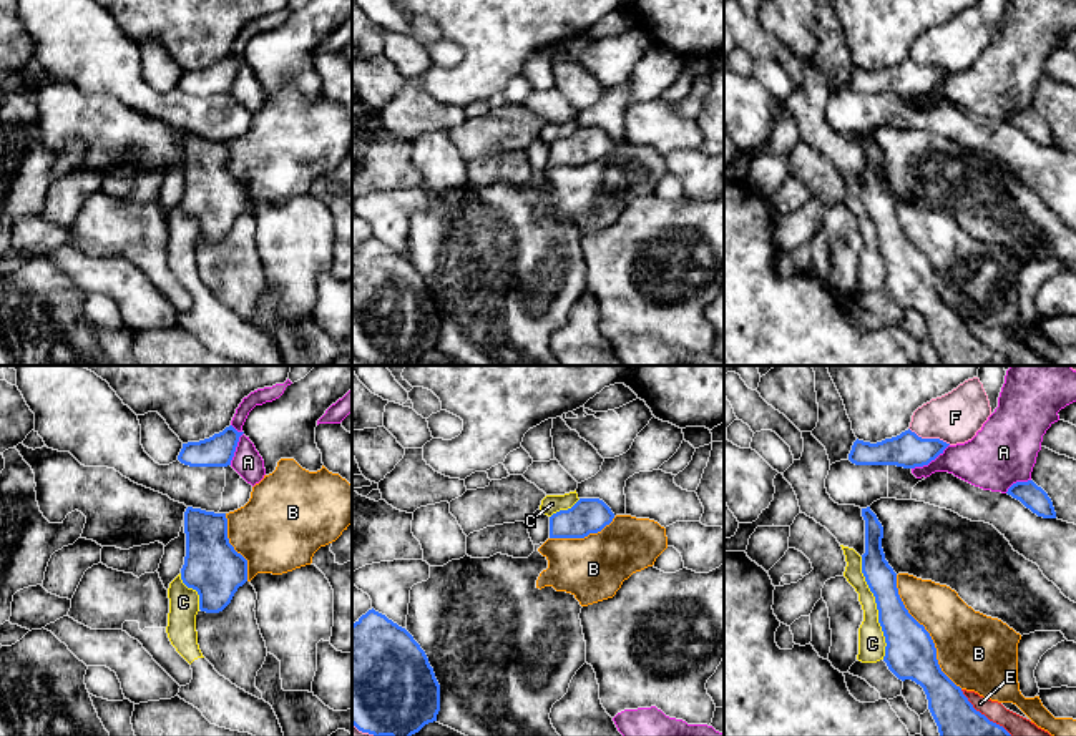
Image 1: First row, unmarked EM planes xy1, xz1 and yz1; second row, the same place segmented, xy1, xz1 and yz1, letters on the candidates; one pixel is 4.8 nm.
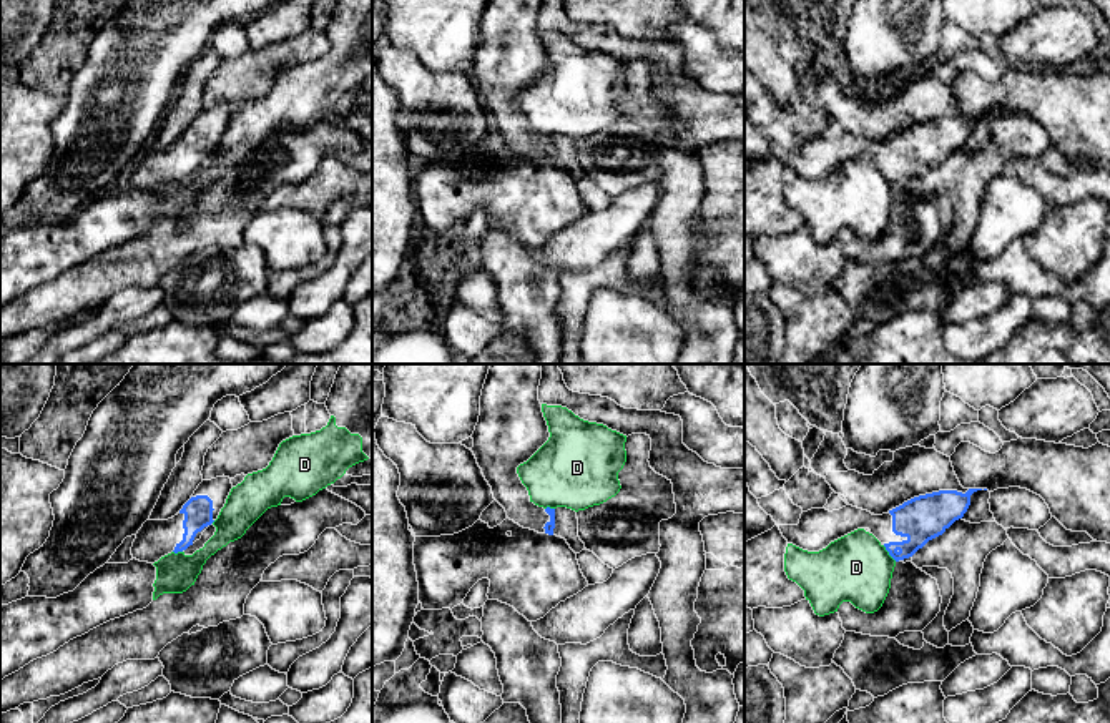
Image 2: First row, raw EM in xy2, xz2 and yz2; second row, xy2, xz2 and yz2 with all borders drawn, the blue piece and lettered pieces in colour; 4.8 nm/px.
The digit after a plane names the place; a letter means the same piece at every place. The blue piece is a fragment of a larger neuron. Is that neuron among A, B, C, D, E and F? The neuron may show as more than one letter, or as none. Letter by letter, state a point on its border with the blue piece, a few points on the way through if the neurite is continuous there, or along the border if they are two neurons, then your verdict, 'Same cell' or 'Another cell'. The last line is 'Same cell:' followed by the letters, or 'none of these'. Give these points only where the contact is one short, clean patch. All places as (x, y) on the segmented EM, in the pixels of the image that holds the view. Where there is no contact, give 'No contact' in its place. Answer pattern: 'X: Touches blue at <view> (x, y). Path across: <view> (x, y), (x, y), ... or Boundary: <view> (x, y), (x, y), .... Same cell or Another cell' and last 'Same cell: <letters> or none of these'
A: Touches blue at xy1 (236, 444). Another cell
B: Touches blue at yz1 (929, 633). Another cell
C: Touches blue at yz1 (877, 608). Another cell
D: Touches blue at yz2 (889, 554). Boundary: yz2 (883, 545), (896, 560). Another cell
E: Touches blue at yz1 (983, 715). Another cell
F: Touches blue at yz1 (930, 439). Another cell
Same cell: none of these

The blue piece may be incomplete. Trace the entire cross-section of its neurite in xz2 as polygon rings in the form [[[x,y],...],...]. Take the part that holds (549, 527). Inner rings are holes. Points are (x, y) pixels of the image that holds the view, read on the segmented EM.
[[[492,364],[480,396],[472,452],[494,499],[523,529],[553,535],[555,509],[530,500],[517,467],[550,437],[538,401],[542,364]]]

